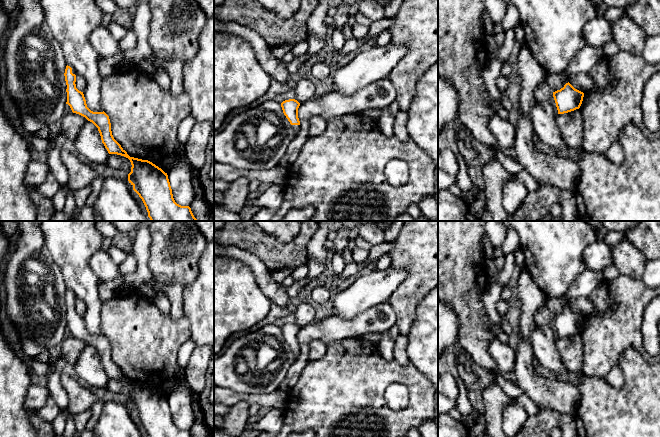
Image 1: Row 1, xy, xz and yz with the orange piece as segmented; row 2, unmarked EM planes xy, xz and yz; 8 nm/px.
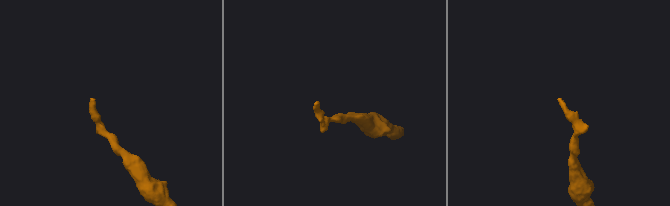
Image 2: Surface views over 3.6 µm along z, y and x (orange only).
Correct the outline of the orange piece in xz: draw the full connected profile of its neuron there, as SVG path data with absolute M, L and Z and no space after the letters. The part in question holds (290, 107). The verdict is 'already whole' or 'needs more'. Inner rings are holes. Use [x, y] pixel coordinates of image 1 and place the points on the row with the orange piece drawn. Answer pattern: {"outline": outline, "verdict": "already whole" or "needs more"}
{"outline": "M295 99L285 100L281 103L284 115L292 125L294 132L297 134L300 130L300 121L298 118L298 108L300 103Z", "verdict": "needs more"}

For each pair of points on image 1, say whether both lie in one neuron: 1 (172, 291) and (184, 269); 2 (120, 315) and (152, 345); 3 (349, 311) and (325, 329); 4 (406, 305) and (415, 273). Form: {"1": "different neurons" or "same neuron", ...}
{"1": "different neurons", "2": "same neuron", "3": "different neurons", "4": "same neuron"}

